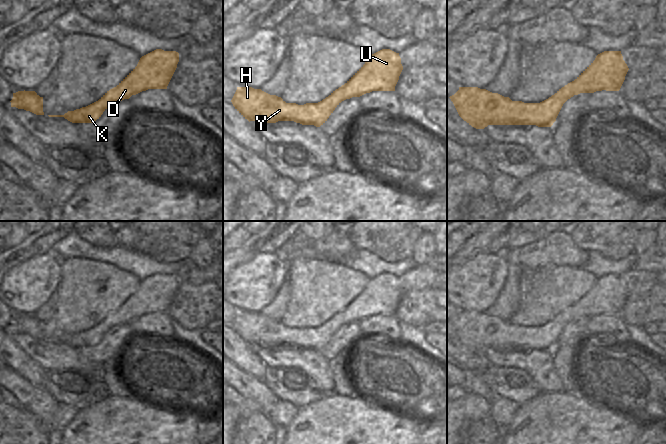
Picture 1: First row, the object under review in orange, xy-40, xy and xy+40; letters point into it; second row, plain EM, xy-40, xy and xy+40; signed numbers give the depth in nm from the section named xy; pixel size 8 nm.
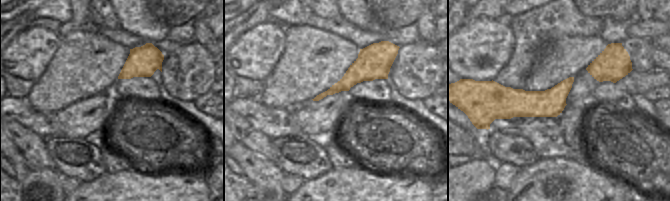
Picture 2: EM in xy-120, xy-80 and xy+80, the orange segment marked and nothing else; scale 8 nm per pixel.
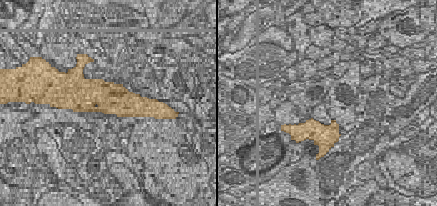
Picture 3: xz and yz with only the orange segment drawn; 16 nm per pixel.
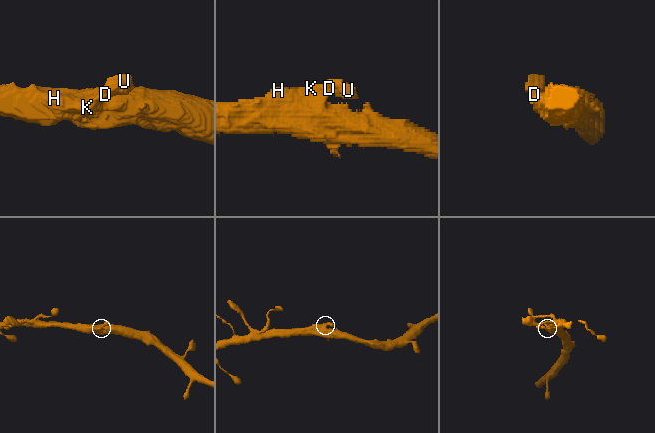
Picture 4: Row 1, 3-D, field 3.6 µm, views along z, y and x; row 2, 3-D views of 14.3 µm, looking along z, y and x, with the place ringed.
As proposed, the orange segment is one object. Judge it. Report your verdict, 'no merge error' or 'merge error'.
no merge error

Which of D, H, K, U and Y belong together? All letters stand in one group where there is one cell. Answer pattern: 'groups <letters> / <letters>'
groups D H K U Y

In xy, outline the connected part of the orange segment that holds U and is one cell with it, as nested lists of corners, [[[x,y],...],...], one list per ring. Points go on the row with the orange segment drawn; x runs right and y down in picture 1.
[[[382,49],[369,55],[365,64],[344,85],[318,103],[286,103],[281,97],[252,87],[237,87],[231,102],[249,122],[294,121],[320,127],[346,99],[372,91],[395,91],[402,70],[399,53]]]

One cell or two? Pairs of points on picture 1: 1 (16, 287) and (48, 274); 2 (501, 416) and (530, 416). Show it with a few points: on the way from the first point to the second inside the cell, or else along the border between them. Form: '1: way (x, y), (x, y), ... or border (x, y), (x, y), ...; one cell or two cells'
1: way (24, 287), (27, 287), (40, 275); one cell
2: border (519, 405), (508, 426); two cells

